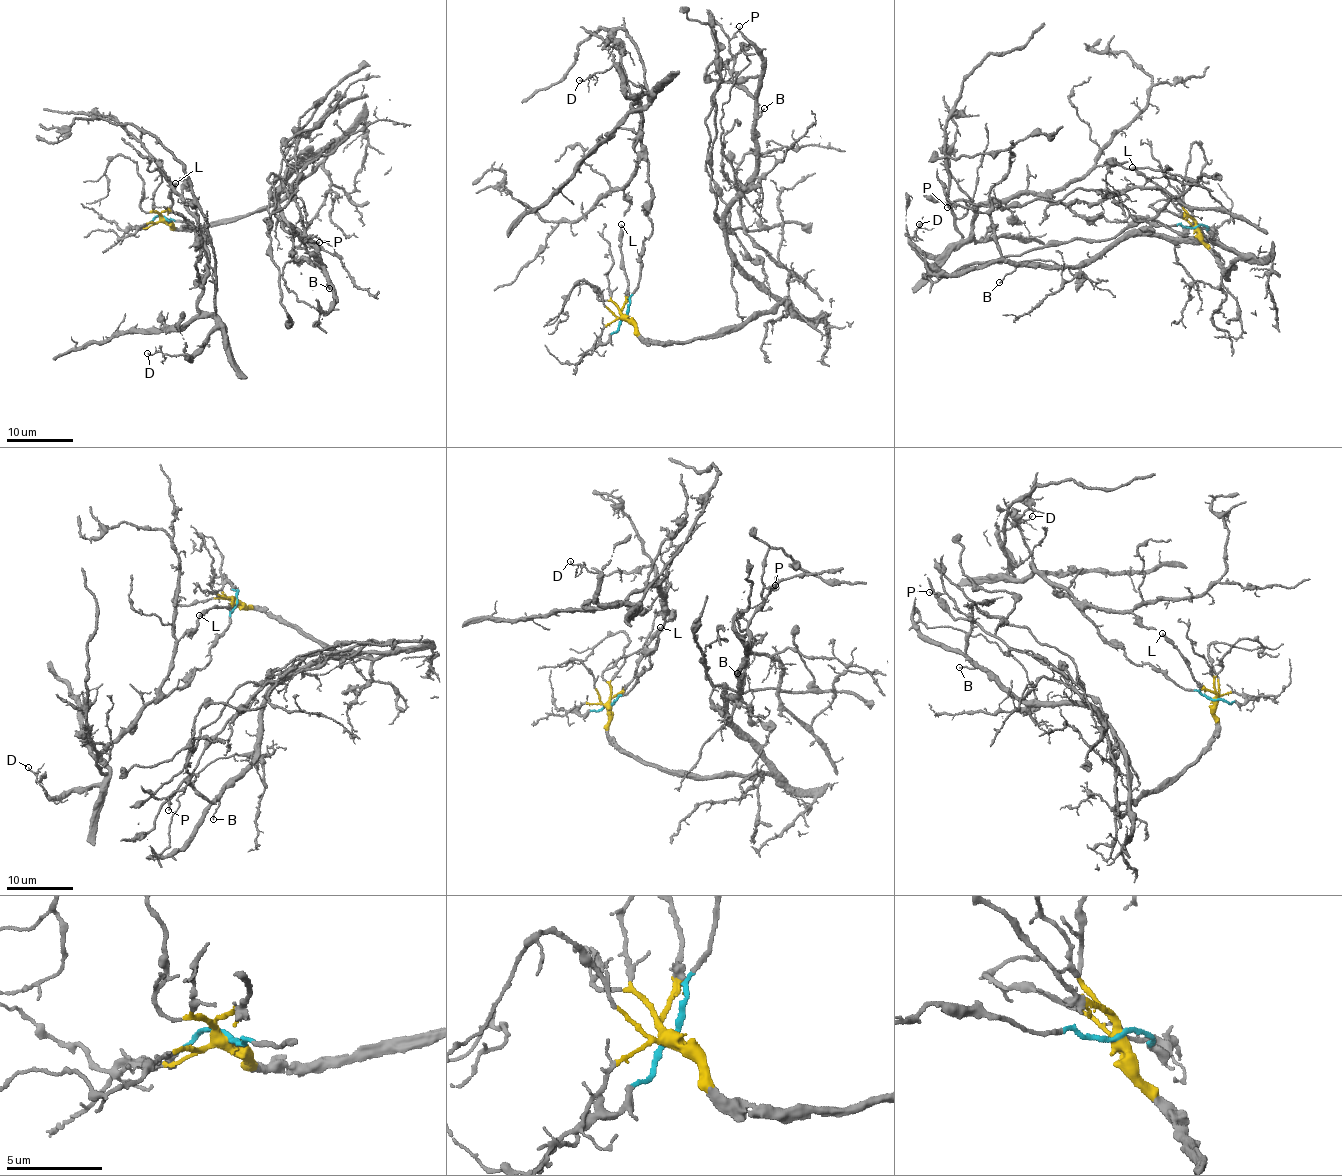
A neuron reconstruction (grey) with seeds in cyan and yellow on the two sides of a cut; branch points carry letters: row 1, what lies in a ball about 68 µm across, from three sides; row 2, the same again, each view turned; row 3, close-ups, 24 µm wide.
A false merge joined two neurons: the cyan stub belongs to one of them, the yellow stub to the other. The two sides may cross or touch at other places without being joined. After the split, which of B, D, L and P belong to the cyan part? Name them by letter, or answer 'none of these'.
D

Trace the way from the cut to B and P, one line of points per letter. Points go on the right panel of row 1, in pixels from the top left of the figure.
B: (1196, 227), (1229, 281), (1236, 255), (1194, 238), (1145, 235), (1117, 238), (1075, 265), (1016, 267), (999, 283)
P: (1196, 227), (1229, 281), (1236, 254), (1194, 238), (1117, 238), (1075, 265), (1015, 267), (991, 218), (947, 207)

